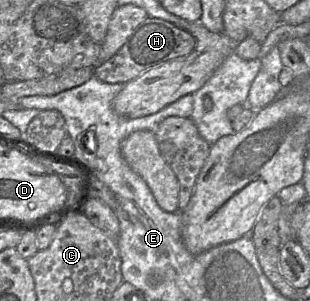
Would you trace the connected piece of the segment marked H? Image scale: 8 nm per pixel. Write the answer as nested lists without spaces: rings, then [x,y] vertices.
[[[148,16],[112,58],[94,69],[94,77],[105,83],[126,84],[164,62],[189,55],[195,45],[195,38],[186,30],[163,19]]]

